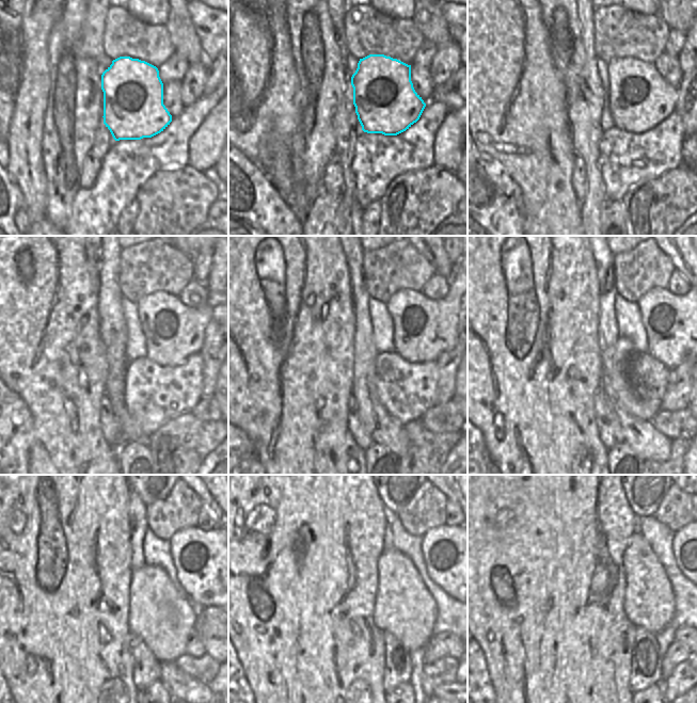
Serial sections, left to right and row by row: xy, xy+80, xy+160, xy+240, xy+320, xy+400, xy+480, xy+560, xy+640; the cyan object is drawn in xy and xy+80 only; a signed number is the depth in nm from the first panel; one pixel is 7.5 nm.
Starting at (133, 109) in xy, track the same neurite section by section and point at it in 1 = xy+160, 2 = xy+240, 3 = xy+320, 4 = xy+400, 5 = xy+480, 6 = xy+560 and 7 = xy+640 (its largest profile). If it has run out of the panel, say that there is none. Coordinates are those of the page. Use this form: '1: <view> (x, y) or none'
1: xy+160 (638, 98)
2: xy+240 (174, 332)
3: xy+320 (424, 329)
4: xy+400 (676, 328)
5: xy+480 (206, 564)
6: xy+560 (445, 548)
7: xy+640 (684, 540)

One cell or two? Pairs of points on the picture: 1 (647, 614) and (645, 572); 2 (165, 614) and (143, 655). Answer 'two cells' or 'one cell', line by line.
1: one cell
2: two cells

